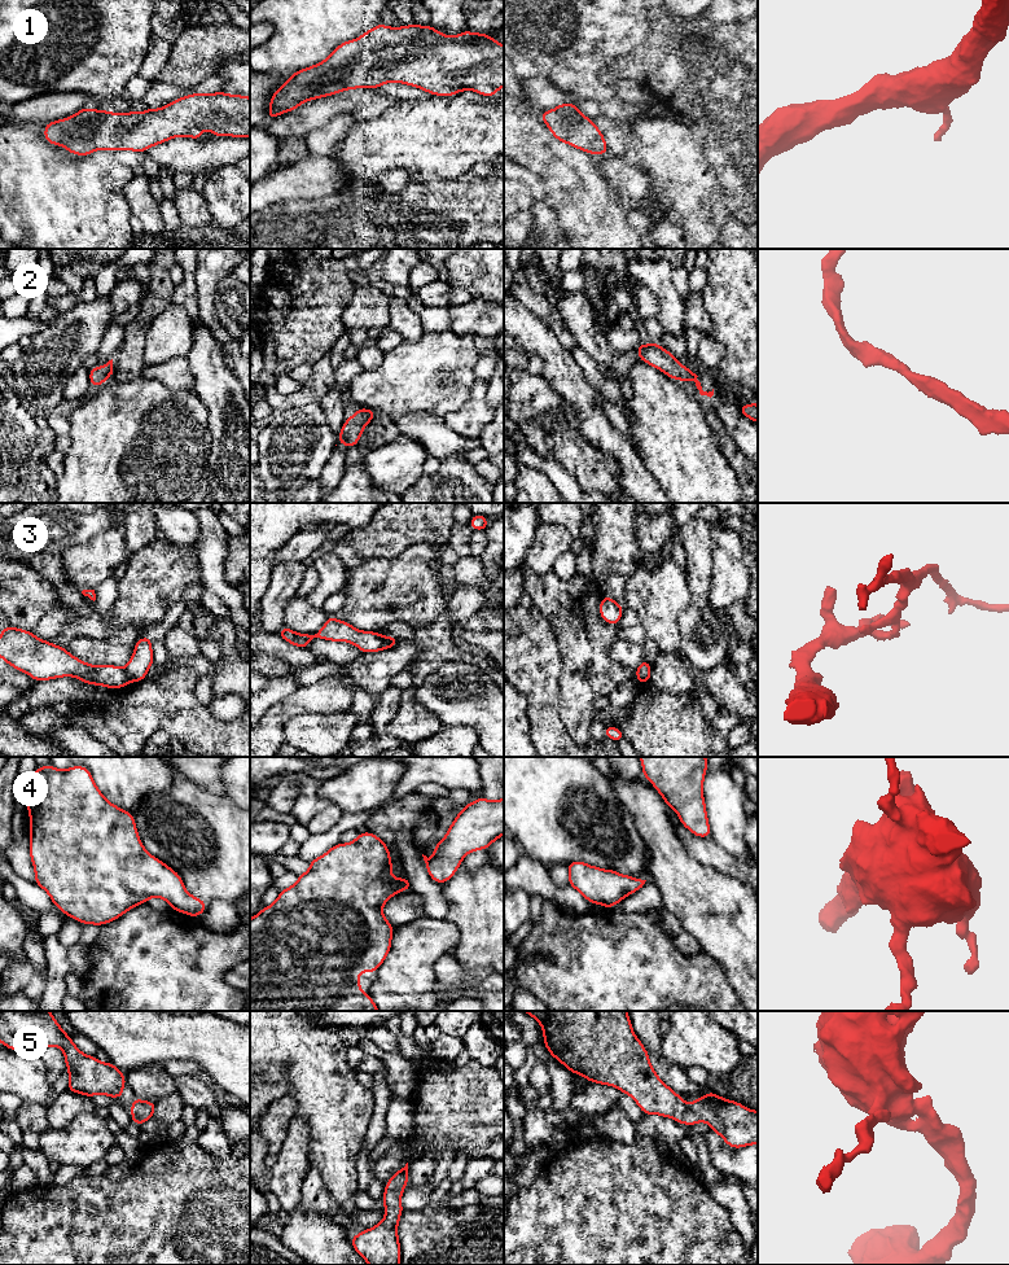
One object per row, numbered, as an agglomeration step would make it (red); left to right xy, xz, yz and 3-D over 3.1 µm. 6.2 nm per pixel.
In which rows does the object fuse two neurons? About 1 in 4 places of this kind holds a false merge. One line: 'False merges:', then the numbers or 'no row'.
False merges: 3

